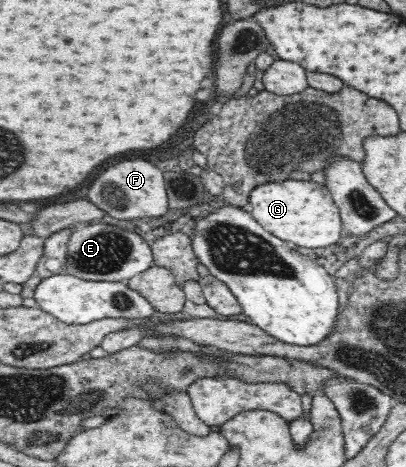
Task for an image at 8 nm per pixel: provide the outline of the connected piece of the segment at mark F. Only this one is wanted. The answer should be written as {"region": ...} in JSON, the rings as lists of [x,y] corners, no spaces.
{"region":[[[122,160],[102,170],[88,186],[87,197],[106,214],[119,219],[140,219],[144,216],[160,216],[169,208],[162,168],[142,160]]]}

